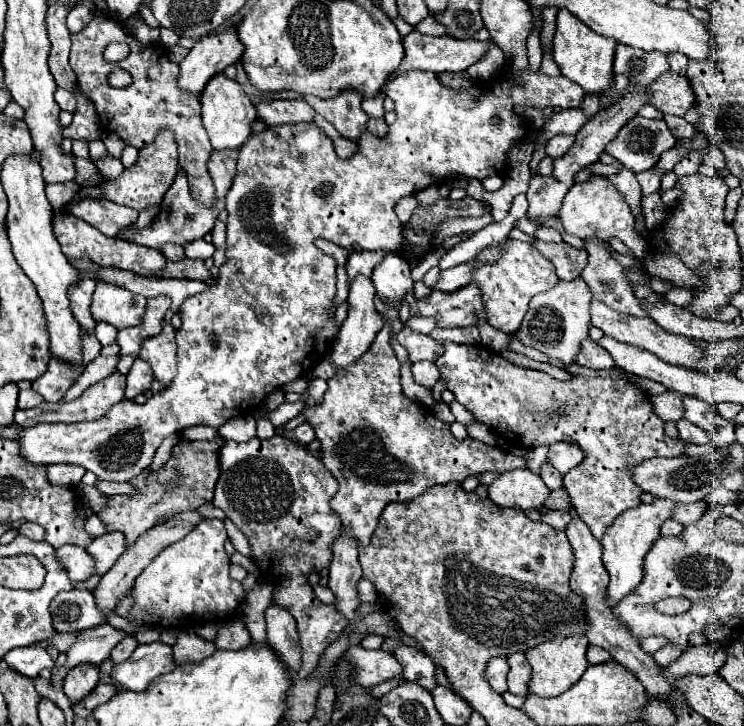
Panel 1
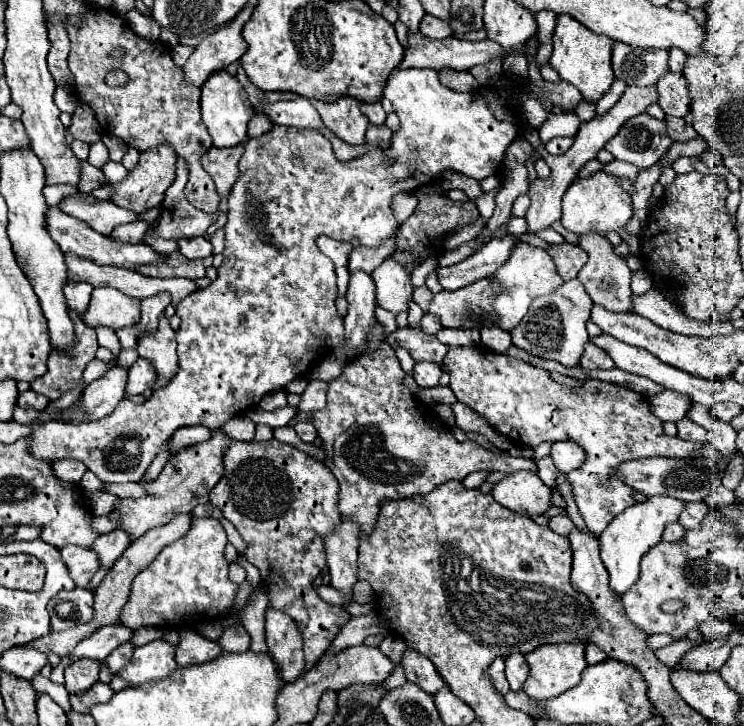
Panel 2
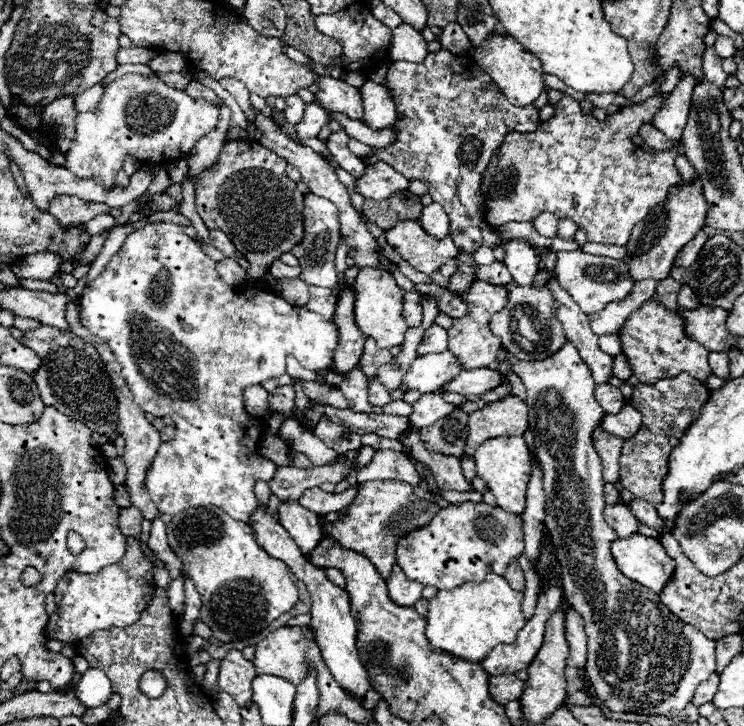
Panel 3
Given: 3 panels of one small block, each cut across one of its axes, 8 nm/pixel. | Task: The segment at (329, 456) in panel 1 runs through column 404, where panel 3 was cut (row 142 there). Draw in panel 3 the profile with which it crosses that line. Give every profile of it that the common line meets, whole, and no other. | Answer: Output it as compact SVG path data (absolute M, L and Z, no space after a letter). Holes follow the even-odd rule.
M444 48L426 56L422 64L406 64L404 60L390 64L386 78L394 90L398 140L384 150L374 148L376 158L364 160L364 164L370 166L376 160L384 160L406 178L430 184L430 196L444 206L450 218L450 236L462 252L474 254L480 246L502 246L498 230L484 220L486 204L480 196L482 172L508 132L538 128L538 110L534 106L518 108L510 104L472 58L456 58Z

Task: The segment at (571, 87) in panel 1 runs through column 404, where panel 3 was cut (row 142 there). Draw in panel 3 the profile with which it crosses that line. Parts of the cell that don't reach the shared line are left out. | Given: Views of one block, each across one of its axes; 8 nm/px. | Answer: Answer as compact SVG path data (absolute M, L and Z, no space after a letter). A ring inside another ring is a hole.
M124 74L122 78L106 86L94 112L76 114L76 138L66 154L64 166L76 176L98 180L108 190L116 186L116 174L122 169L126 154L152 165L162 163L164 160L184 158L202 136L206 136L210 130L216 128L216 122L218 122L218 110L210 102L190 98L186 92L166 86L156 76Z

